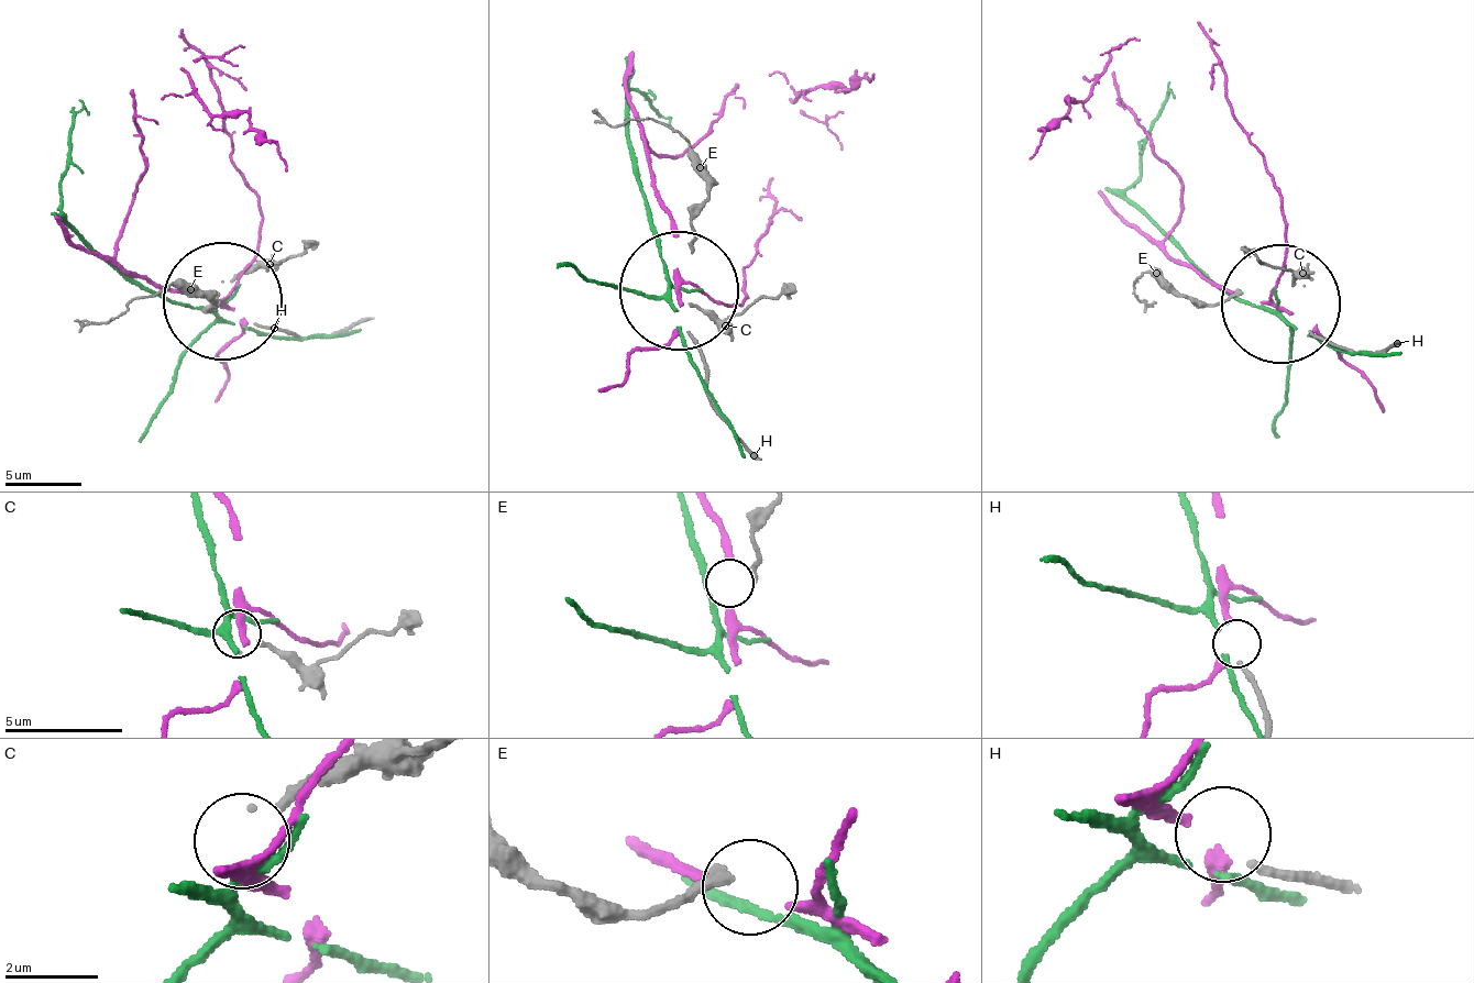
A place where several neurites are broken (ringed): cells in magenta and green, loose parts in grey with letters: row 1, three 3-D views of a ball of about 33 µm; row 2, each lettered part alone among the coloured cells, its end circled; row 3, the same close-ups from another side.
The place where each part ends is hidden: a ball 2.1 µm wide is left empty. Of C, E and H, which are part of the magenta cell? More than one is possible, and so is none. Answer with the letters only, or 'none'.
H

